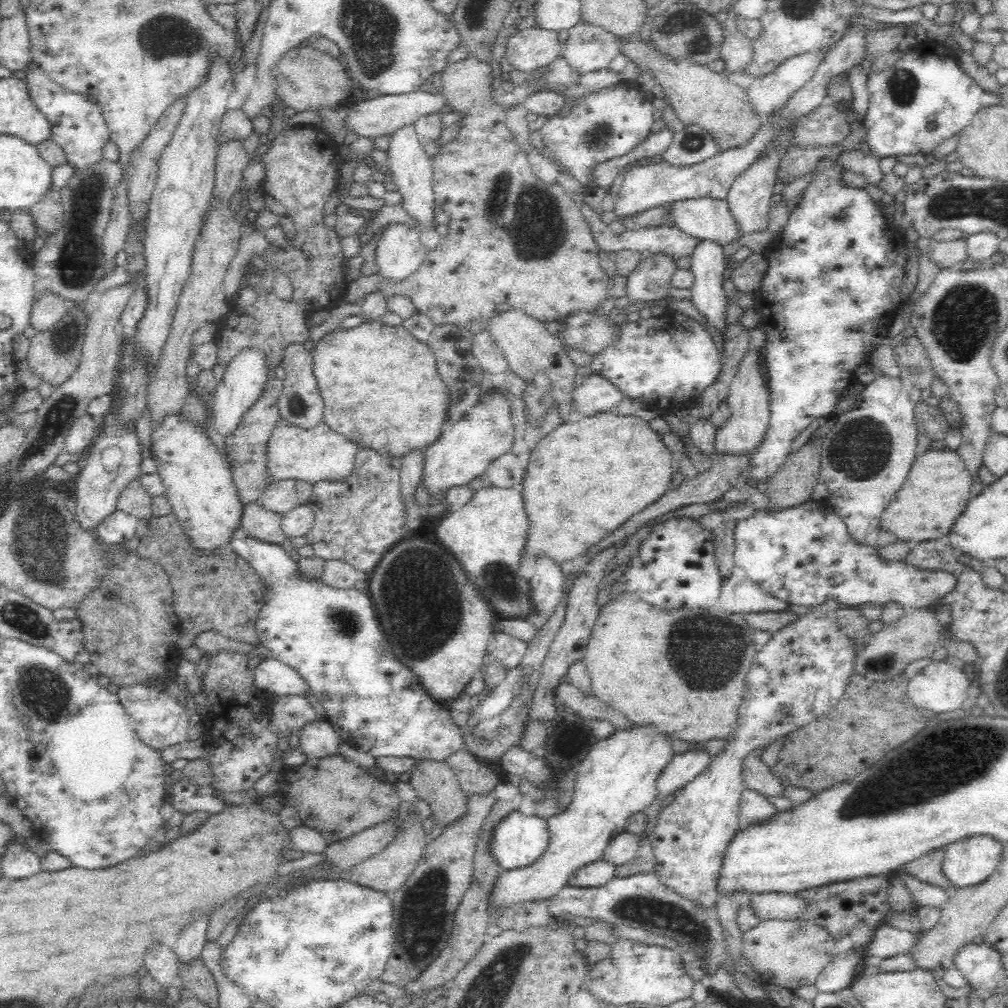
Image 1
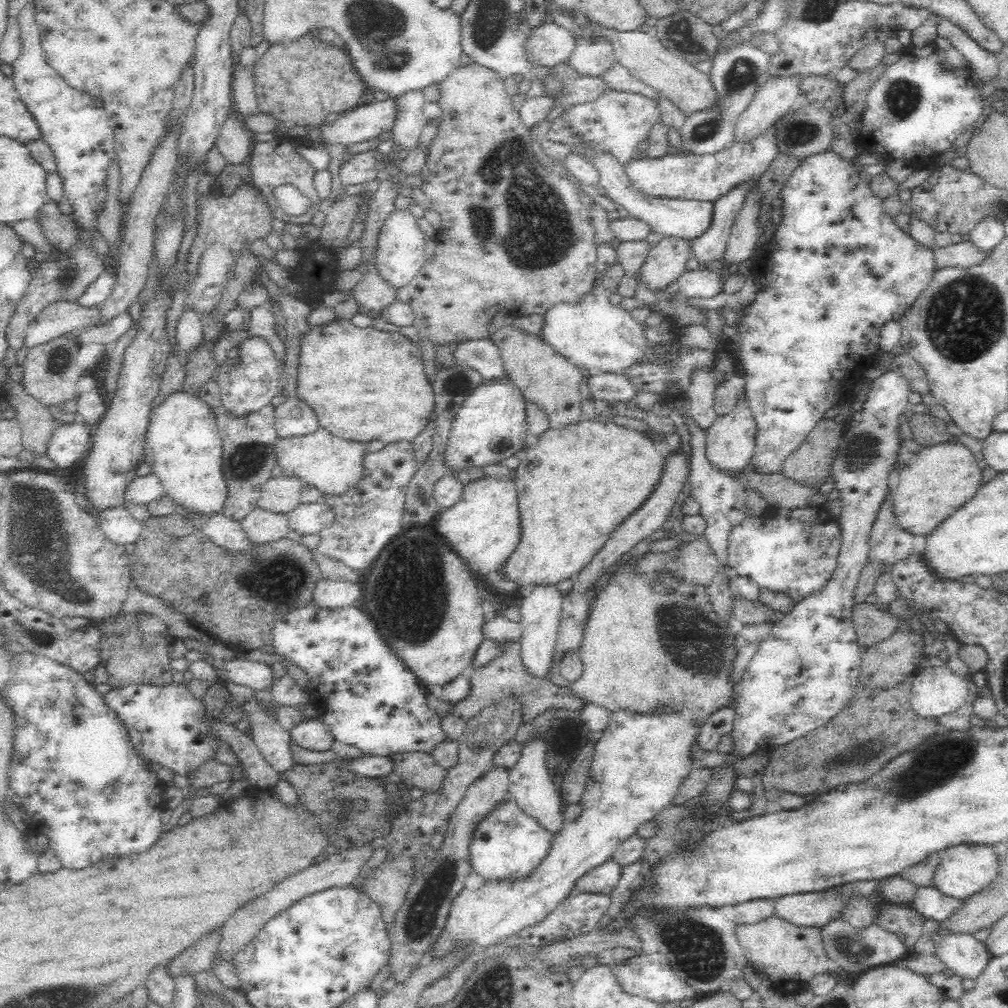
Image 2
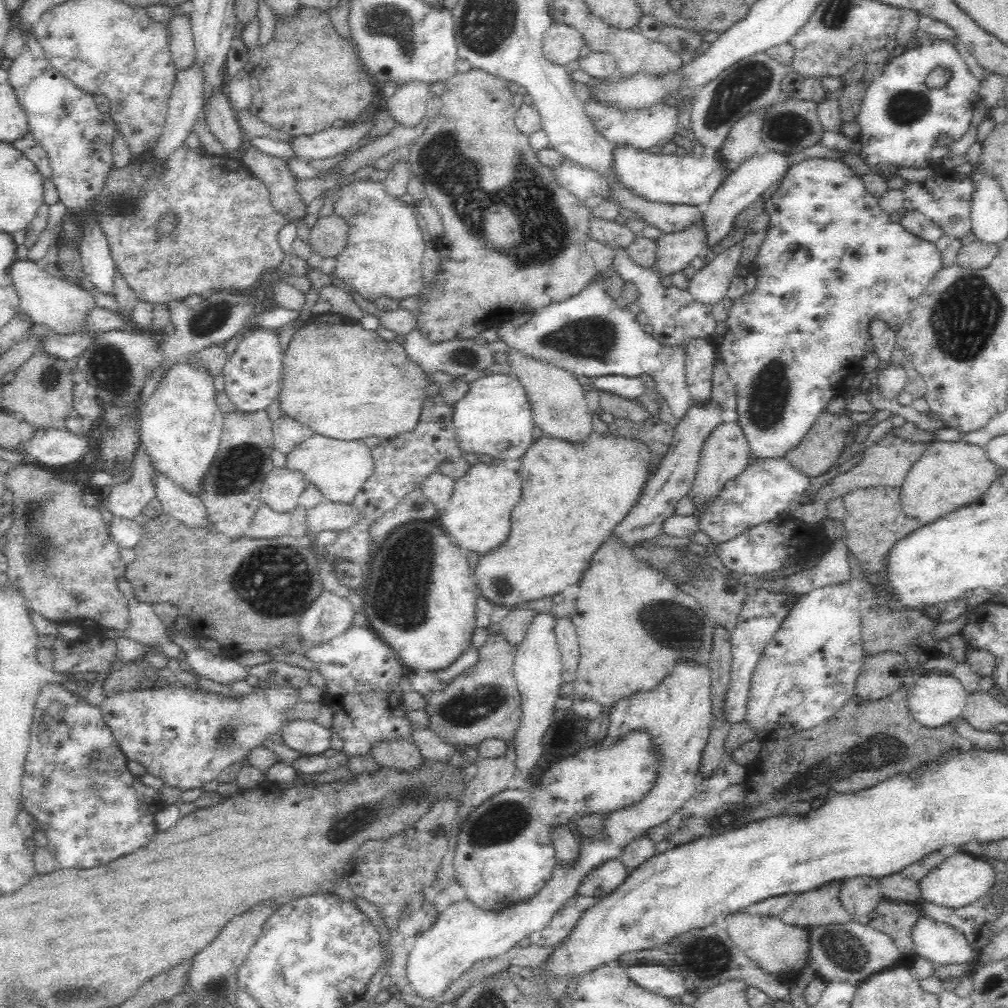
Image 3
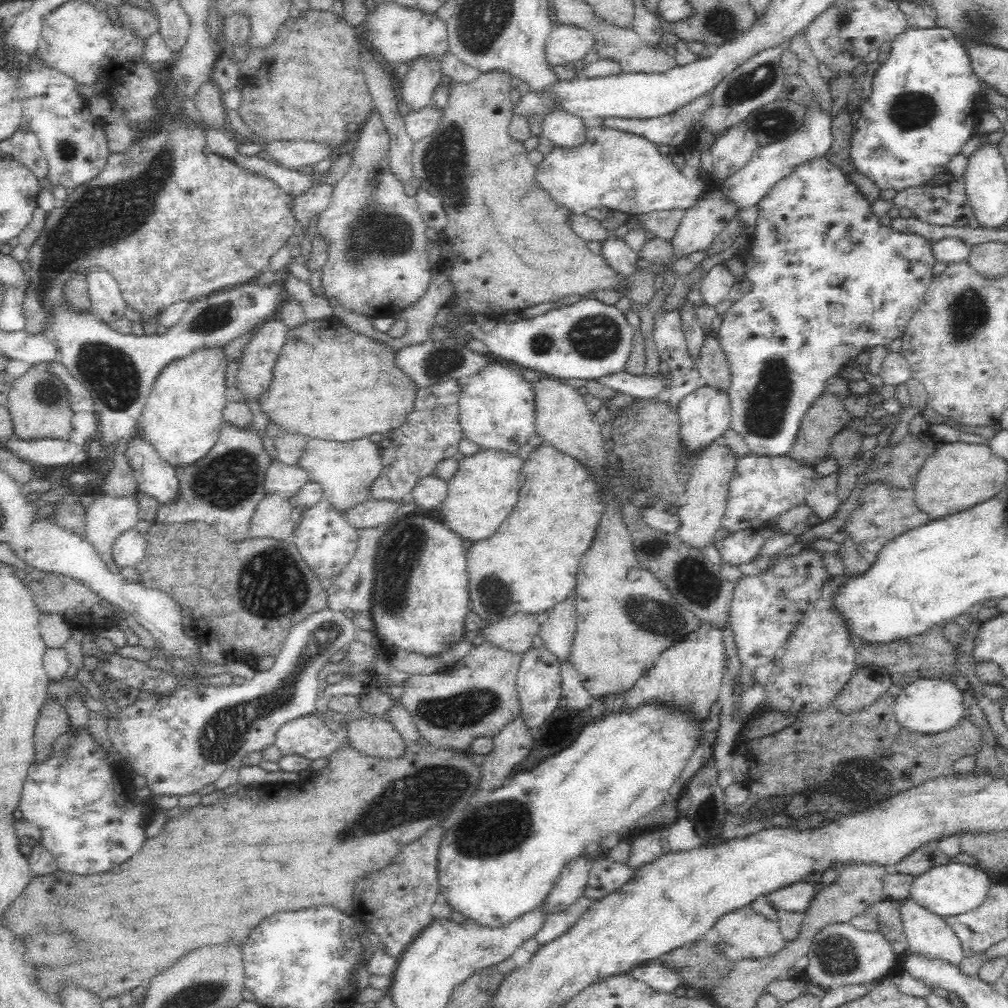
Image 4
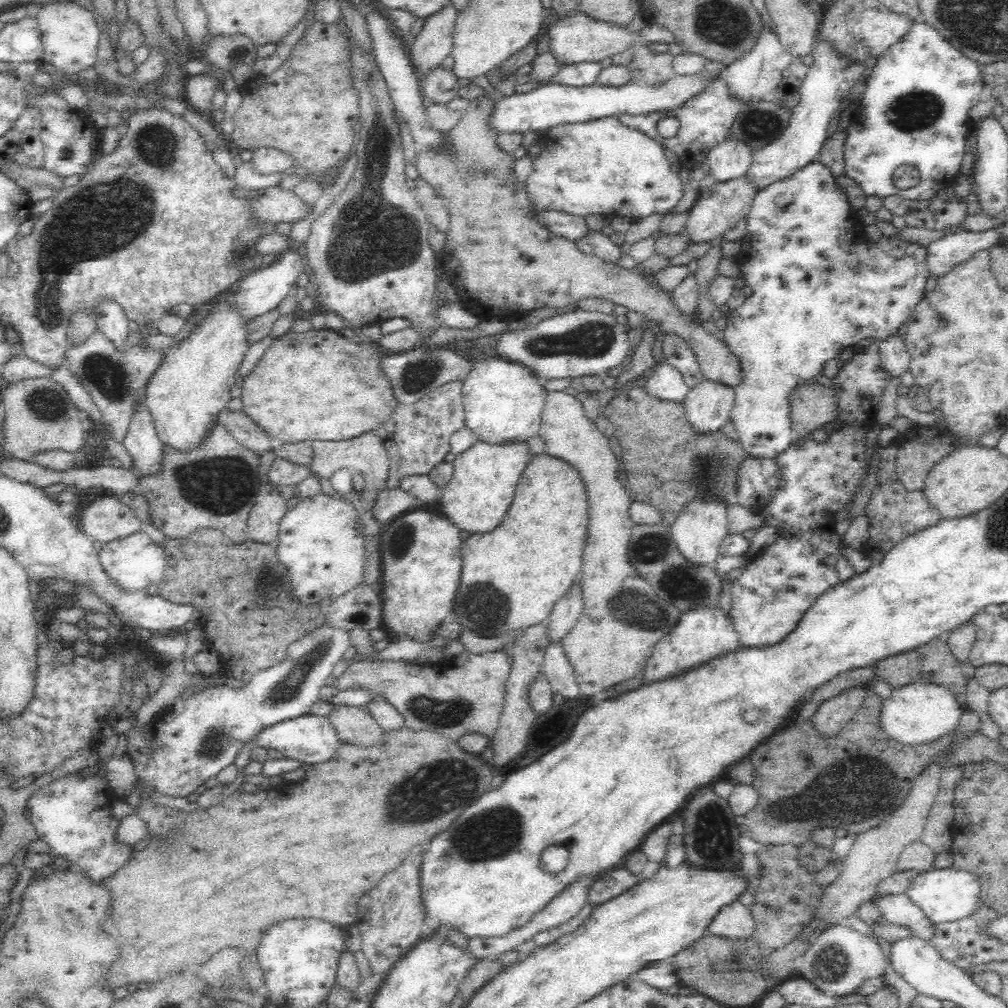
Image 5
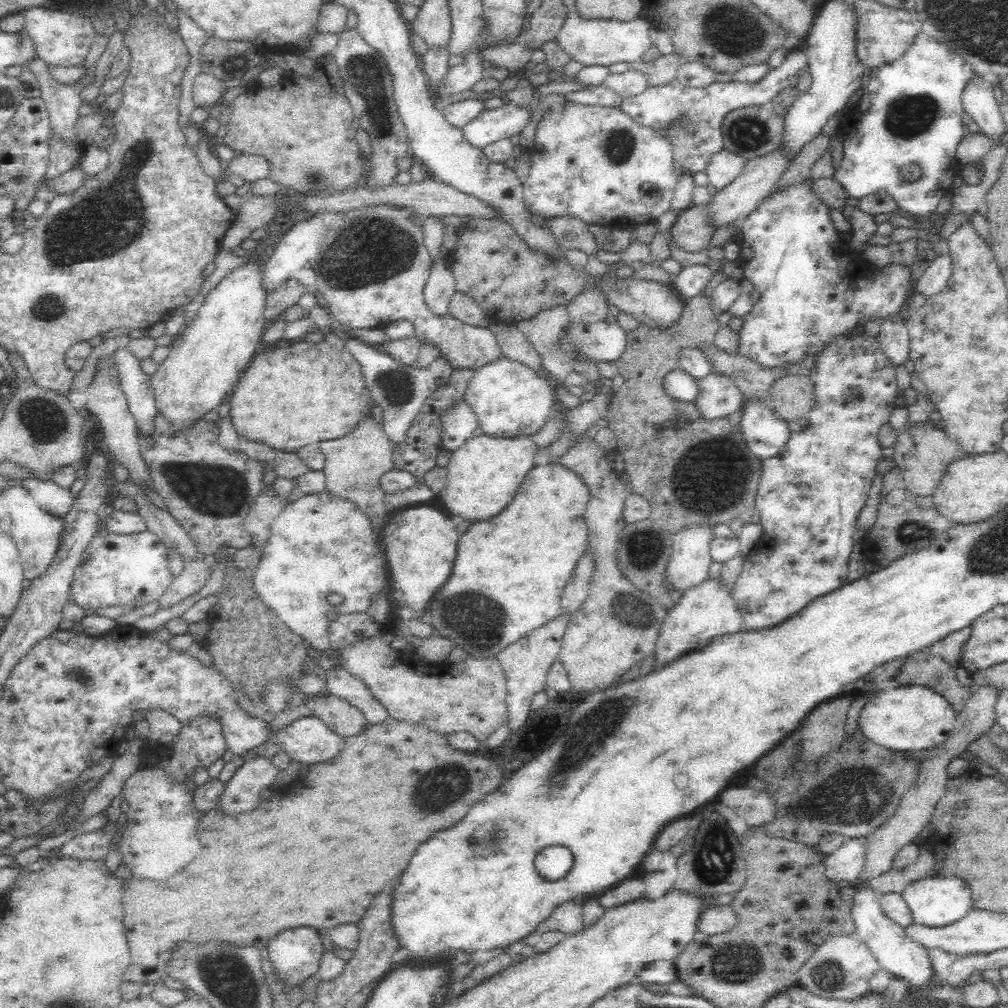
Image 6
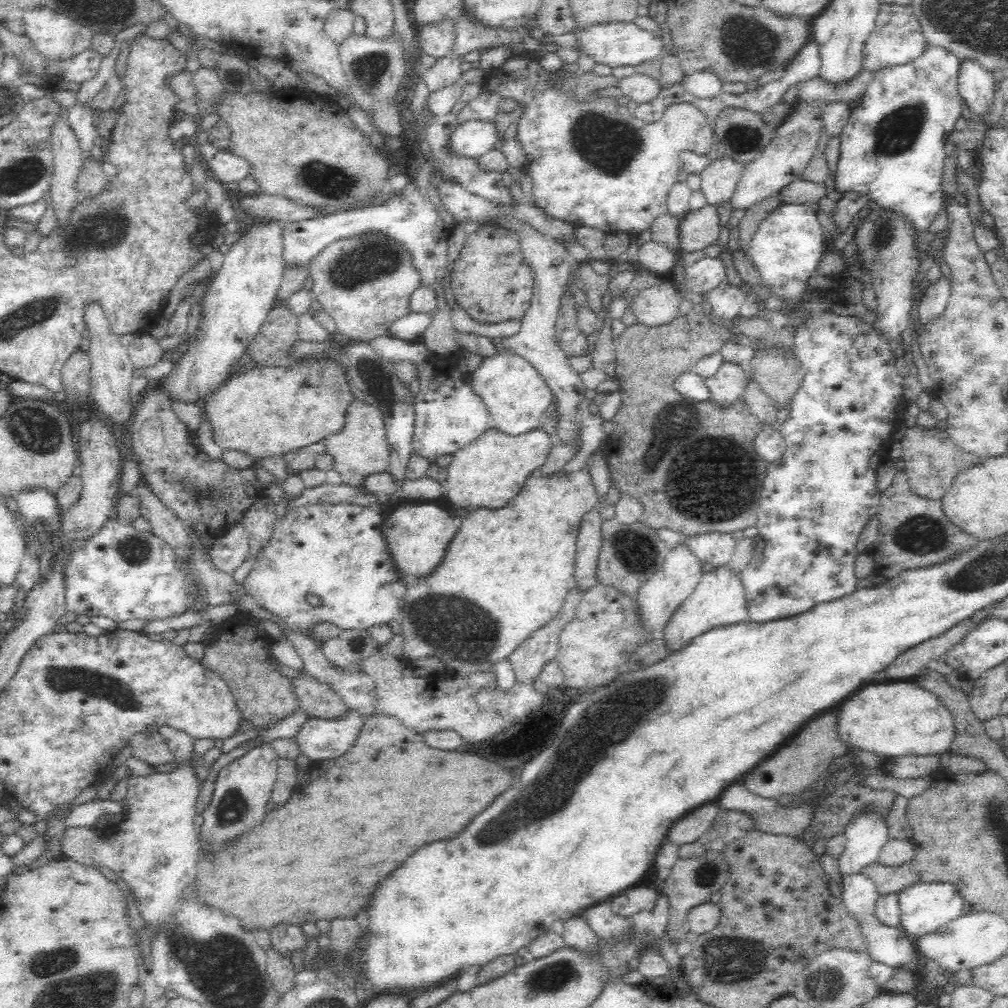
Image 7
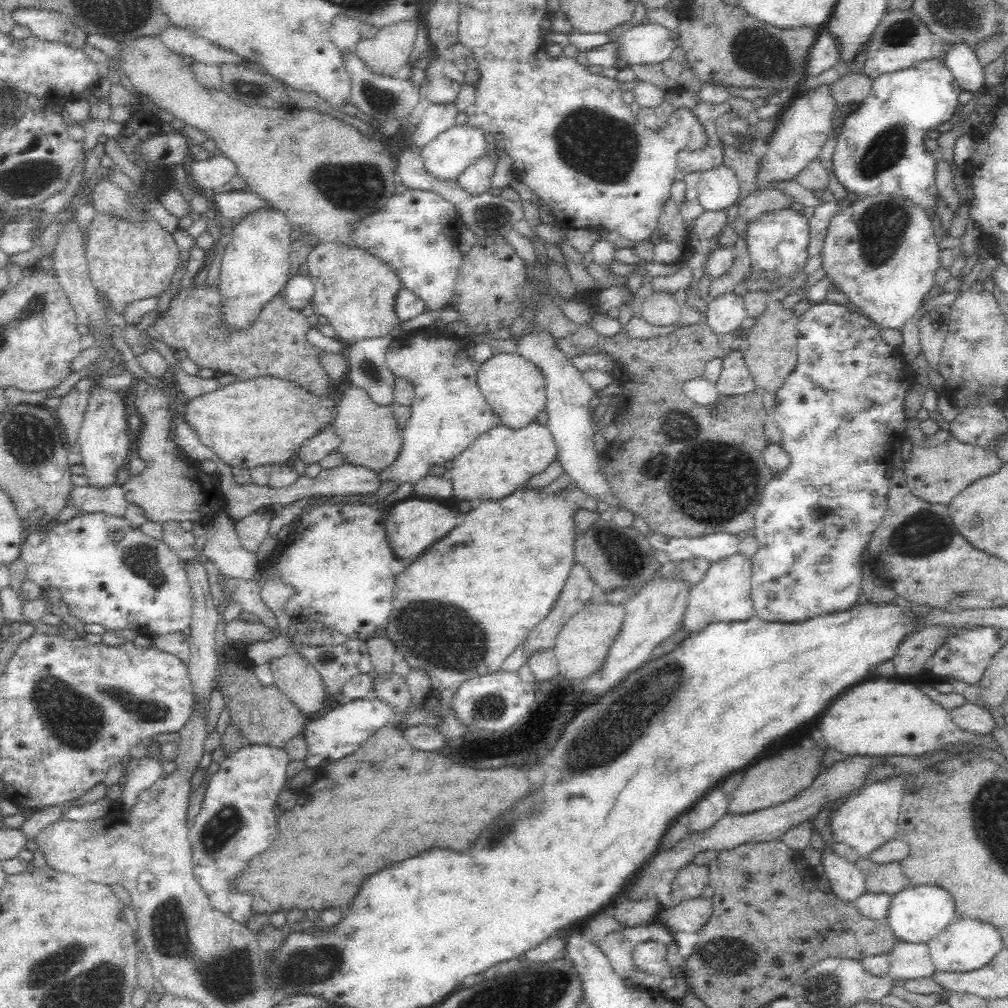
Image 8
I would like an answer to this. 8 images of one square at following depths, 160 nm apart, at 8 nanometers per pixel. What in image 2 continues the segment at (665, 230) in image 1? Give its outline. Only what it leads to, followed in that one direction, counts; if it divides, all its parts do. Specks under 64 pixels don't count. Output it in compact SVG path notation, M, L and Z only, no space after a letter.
M598 241L596 245L596 287L591 295L576 302L576 304L556 304L546 314L543 314L543 327L540 336L552 344L556 353L564 356L575 366L589 371L591 376L604 372L622 372L634 362L658 360L664 362L664 350L654 350L652 344L644 335L644 326L636 321L631 311L620 304L613 305L609 301L610 291L601 285L600 275L603 270L615 261L616 247L610 241Z

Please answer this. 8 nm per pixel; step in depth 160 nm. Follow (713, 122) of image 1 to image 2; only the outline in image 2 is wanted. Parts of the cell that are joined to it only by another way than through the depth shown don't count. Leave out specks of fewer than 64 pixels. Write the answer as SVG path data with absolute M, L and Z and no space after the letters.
M585 22L594 29L596 35L608 37L614 47L616 62L629 70L629 73L641 82L654 88L663 98L668 98L684 116L692 116L694 112L702 112L718 106L718 93L712 83L710 73L701 71L699 66L689 63L680 55L668 50L652 31L616 31L602 28L596 23Z

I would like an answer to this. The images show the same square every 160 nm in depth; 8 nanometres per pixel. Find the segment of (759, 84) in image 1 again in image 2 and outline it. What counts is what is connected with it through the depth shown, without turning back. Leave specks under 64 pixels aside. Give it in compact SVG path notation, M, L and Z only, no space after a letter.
M802 73L770 77L756 89L750 104L735 125L734 140L747 141L766 132L793 108L800 97Z

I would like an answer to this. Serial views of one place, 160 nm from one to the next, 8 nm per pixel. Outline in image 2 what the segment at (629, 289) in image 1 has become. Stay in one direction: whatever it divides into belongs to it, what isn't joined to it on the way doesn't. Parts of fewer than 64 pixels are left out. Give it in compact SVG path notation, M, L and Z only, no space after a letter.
M664 236L651 247L649 255L637 272L637 284L650 292L665 292L666 286L686 270L686 263L691 256L688 241Z

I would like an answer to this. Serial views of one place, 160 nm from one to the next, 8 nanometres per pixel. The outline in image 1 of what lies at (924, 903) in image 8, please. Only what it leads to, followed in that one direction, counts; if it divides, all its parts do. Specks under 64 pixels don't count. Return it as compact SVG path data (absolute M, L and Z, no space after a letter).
M968 836L945 846L944 875L957 888L976 886L1000 864L1005 844L992 836Z

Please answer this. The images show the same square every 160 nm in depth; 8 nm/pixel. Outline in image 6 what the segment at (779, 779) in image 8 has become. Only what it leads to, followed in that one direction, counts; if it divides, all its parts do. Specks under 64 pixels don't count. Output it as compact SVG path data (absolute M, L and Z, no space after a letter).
M836 696L817 704L806 715L796 730L802 737L800 761L817 759L821 754L839 748L845 738L846 718L854 700L854 696Z

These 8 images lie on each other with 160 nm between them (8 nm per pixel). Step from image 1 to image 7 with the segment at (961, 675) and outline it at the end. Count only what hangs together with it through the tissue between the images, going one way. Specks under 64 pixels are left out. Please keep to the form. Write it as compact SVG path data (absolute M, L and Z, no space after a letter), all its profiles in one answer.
M894 682L862 686L850 696L836 707L838 732L847 748L860 748L886 758L948 752L955 735L955 722L935 694L915 684Z

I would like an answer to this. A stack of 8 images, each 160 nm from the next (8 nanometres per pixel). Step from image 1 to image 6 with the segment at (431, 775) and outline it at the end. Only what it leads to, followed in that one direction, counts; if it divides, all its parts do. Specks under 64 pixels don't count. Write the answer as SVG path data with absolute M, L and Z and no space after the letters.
M336 695L316 696L311 703L312 714L320 717L330 730L333 730L338 736L350 738L358 736L364 732L369 722L366 720L364 713L359 708L352 706L347 700Z

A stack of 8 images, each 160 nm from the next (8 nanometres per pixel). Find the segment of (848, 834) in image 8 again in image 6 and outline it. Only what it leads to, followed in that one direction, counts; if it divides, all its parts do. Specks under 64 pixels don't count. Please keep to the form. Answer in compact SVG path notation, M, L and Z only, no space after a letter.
M847 838L832 854L824 857L828 881L842 885L854 882L862 870L866 838Z

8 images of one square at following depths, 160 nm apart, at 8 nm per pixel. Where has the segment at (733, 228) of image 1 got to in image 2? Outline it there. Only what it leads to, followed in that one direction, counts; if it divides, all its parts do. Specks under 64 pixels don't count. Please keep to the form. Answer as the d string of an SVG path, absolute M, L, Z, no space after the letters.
M588 156L588 159L594 161L596 167L600 169L600 186L605 189L606 196L626 208L630 215L648 221L654 232L662 232L666 237L680 238L690 242L692 239L702 236L712 226L714 202L646 196L639 190L632 188L624 167L611 156Z

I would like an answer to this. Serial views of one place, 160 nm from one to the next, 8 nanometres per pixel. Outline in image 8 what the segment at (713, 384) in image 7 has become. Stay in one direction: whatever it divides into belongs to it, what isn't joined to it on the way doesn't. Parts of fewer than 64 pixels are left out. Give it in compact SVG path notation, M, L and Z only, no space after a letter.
M732 352L723 358L723 368L715 382L719 396L730 397L757 391L752 375L745 364L744 354Z

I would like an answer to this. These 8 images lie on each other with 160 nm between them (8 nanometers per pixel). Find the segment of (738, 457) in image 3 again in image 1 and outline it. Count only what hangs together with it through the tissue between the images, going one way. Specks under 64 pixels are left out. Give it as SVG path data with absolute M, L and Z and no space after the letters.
M754 343L744 354L740 366L734 373L726 400L731 416L730 420L716 432L716 455L754 450L766 436L771 419L771 391L765 368L765 356Z

